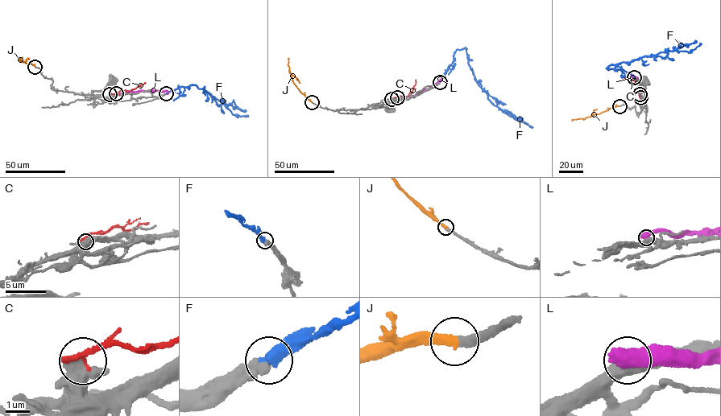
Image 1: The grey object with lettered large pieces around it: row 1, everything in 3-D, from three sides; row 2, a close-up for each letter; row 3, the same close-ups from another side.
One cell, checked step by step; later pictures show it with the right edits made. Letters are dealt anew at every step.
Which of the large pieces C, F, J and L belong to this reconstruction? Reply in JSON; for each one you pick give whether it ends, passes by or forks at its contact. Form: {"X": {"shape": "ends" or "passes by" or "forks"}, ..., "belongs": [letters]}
{"F": {"shape": "ends"}, "J": {"shape": "ends"}, "belongs": ["F", "J"]}

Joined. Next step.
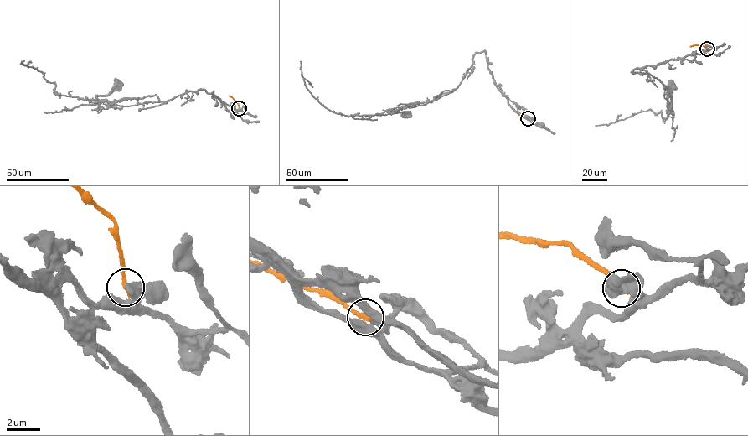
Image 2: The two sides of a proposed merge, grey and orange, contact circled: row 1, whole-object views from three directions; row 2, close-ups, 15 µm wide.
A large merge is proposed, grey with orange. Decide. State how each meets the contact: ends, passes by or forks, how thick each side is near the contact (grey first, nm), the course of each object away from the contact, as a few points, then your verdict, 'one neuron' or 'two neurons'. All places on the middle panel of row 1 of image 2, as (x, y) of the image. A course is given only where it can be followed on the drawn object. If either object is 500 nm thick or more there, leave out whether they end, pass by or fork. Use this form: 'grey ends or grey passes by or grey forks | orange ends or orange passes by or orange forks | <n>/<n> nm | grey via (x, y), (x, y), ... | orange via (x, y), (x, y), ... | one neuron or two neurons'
550/240 nm | grey via (528, 118), (497, 86), (485, 50), (474, 54), (451, 91), (391, 110), (405, 114) | orange via (528, 118), (511, 107) | two neurons

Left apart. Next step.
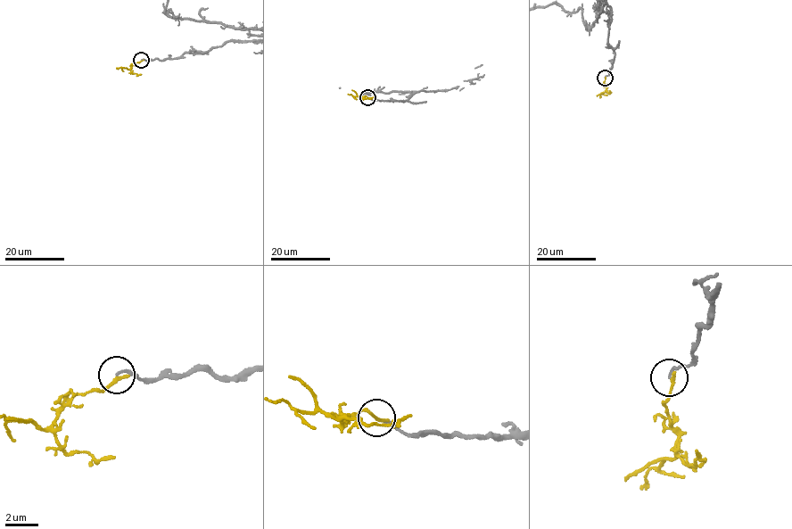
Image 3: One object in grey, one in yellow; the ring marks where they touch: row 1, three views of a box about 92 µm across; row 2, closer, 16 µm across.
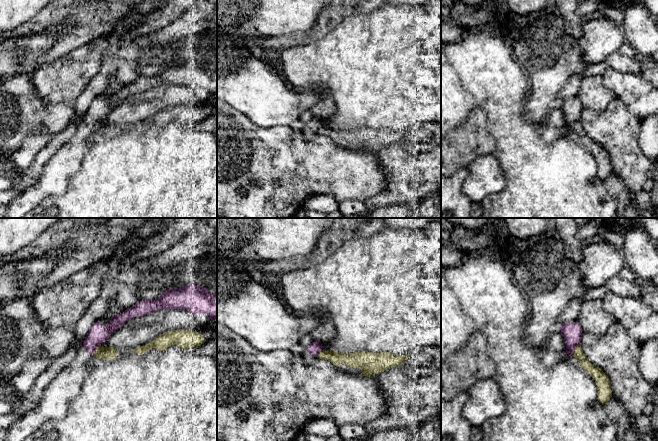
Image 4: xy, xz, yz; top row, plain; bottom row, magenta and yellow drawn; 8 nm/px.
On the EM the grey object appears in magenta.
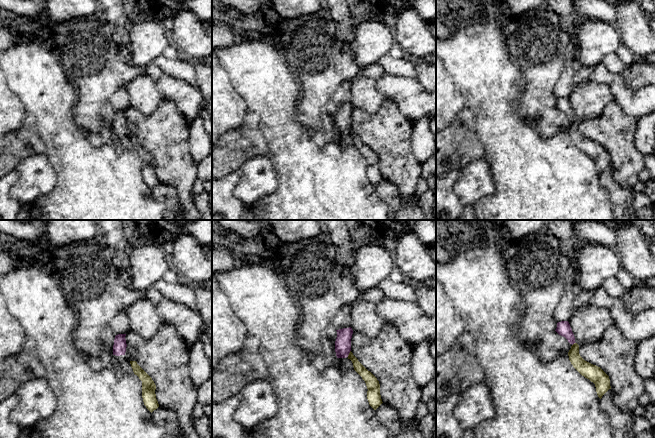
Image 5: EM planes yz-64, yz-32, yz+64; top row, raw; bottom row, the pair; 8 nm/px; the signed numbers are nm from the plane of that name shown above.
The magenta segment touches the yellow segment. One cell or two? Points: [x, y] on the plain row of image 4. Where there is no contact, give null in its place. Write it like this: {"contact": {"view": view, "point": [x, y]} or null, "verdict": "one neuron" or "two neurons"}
{"contact": {"view": "xy", "point": [95, 124]}, "verdict": "two neurons"}

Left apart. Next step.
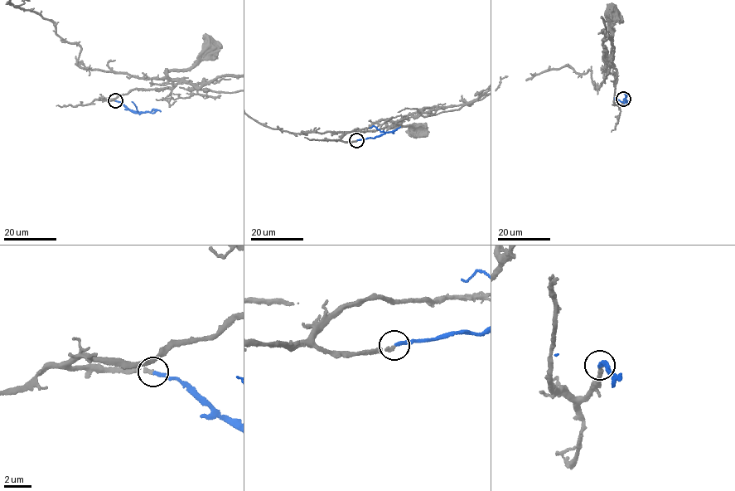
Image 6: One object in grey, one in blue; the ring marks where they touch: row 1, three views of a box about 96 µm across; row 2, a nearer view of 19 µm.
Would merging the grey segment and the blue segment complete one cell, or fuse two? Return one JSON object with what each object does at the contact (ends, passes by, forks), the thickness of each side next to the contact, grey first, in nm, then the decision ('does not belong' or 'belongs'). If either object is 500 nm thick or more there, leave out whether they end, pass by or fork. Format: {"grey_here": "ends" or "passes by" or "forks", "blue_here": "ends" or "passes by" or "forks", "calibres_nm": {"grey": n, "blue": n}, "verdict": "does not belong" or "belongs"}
{"grey_here": "ends", "blue_here": "ends", "calibres_nm": {"grey": 240, "blue": 240}, "verdict": "belongs"}

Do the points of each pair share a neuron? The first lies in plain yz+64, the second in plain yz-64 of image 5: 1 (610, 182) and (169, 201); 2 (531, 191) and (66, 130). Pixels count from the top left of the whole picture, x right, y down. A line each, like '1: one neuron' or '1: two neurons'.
1: one neuron
2: one neuron

